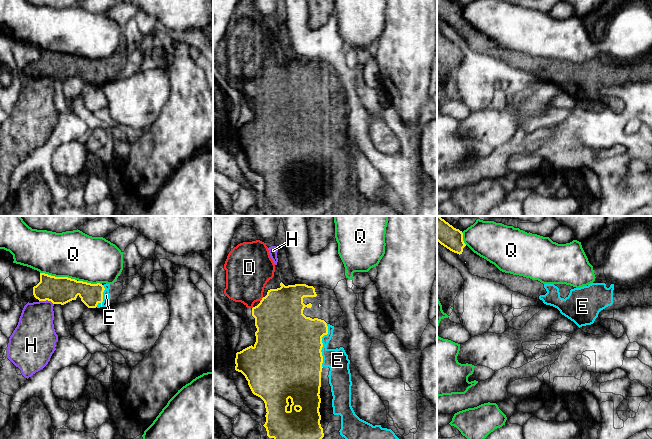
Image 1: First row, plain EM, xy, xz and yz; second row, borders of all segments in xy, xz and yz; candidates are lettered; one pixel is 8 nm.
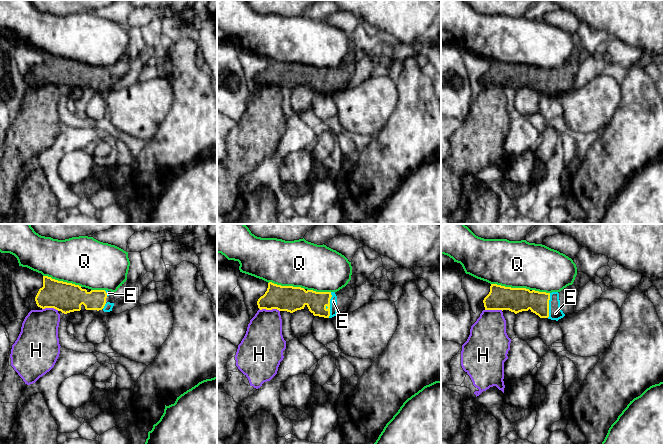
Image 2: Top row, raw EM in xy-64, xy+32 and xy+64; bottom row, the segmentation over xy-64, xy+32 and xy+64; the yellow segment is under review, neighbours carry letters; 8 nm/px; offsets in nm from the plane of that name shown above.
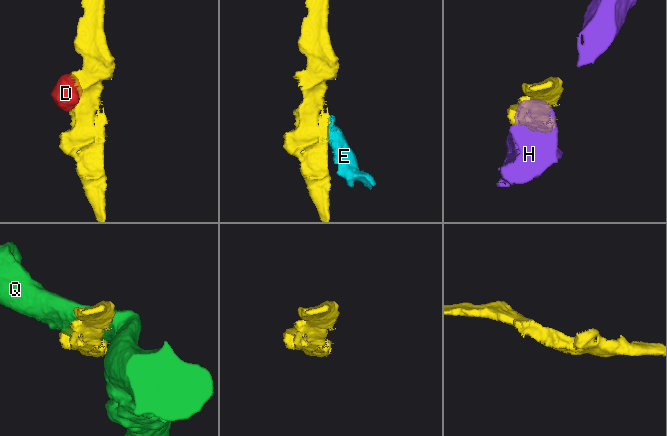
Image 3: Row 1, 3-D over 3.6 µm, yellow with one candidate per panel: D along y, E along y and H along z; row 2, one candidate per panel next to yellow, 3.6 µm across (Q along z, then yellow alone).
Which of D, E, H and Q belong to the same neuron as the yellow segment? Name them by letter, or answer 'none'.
D, E

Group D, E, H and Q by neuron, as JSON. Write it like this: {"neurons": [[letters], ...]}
{"neurons": [["D", "E"], ["H"], ["Q"]]}

